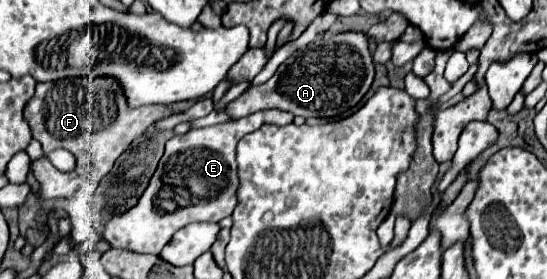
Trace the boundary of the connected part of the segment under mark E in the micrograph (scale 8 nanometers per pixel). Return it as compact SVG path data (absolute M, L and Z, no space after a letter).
M267 109L237 121L189 129L185 135L171 137L139 203L127 213L111 217L103 237L111 243L111 247L131 249L137 253L159 253L179 227L195 221L219 221L229 217L235 209L235 189L239 187L235 147L243 135L259 129L263 121L287 125L293 121L293 115L281 109Z

